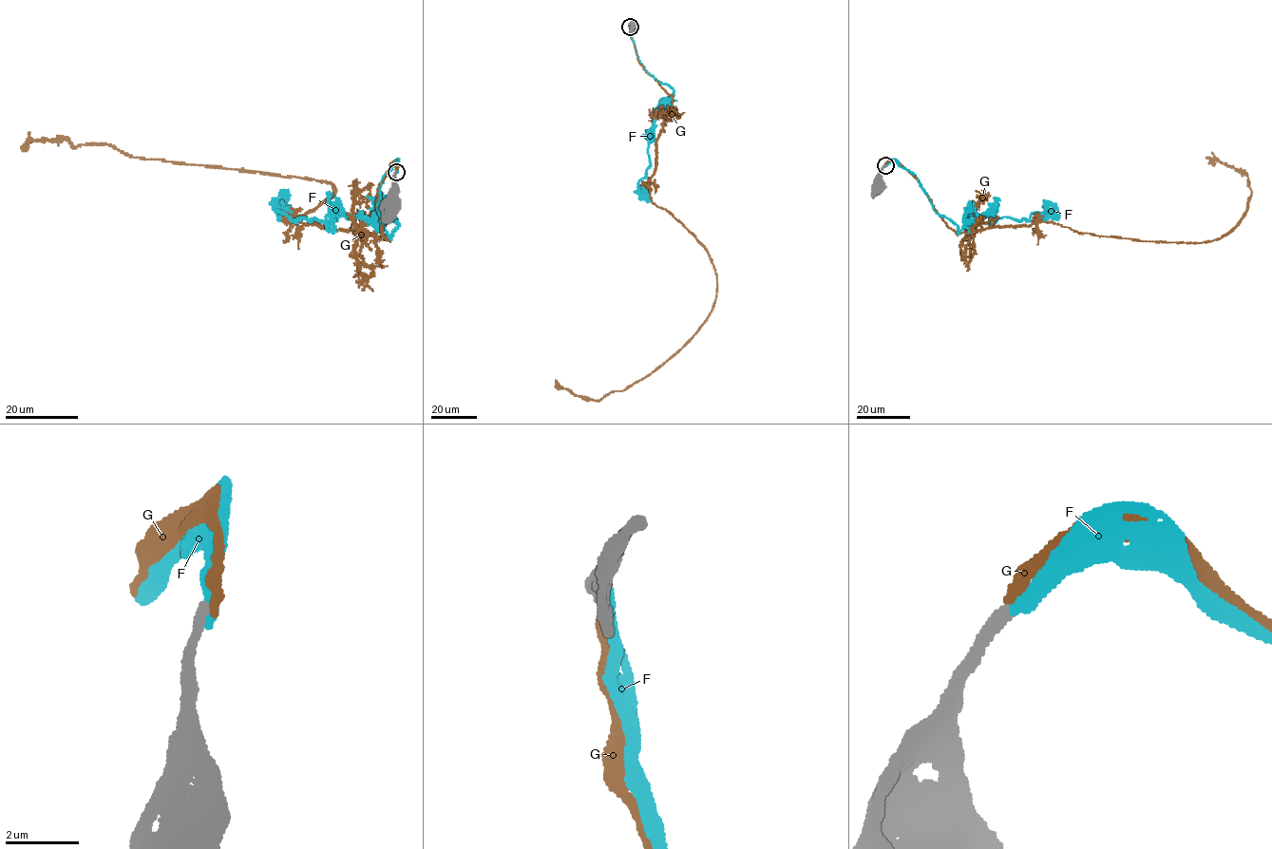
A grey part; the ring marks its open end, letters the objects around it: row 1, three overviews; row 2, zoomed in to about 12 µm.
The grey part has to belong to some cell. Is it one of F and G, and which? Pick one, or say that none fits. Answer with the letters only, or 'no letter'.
F

